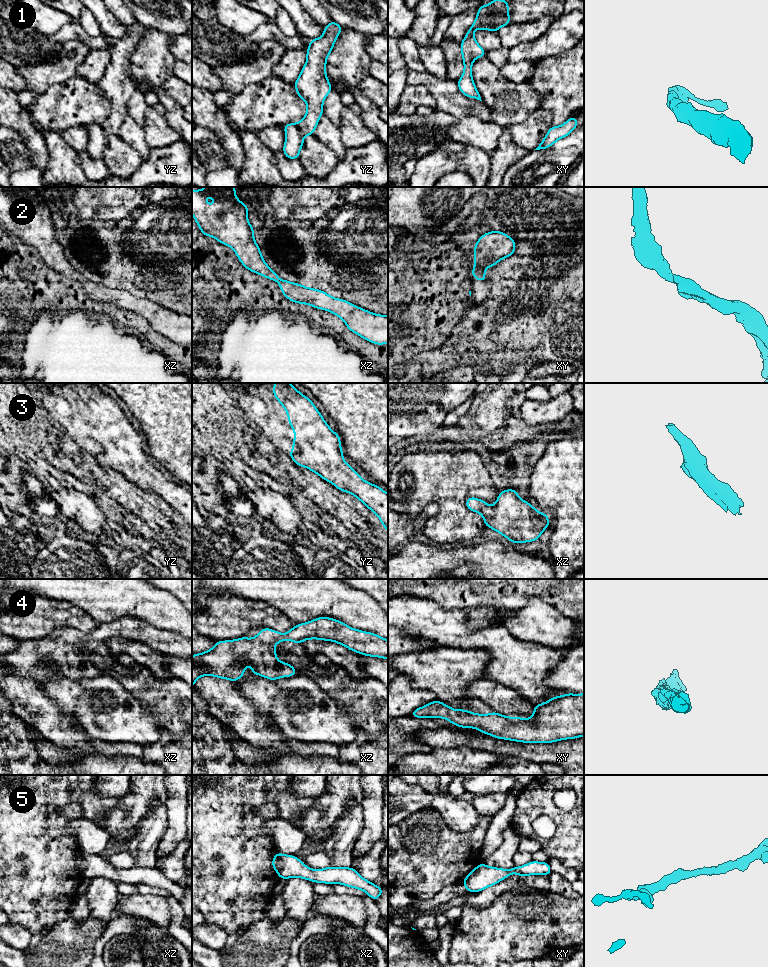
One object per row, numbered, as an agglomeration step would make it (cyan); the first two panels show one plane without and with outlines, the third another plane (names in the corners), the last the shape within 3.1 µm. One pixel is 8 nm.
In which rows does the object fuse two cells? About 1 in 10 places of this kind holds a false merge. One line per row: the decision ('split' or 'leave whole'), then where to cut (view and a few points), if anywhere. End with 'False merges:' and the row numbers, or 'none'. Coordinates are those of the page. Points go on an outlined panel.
1: leave whole | no cut
2: leave whole | no cut
3: leave whole | no cut
4: leave whole | no cut
5: leave whole | no cut
False merges: none

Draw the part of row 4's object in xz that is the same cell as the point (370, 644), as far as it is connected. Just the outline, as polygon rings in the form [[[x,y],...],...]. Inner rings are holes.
[[[321,616],[296,624],[285,634],[262,628],[251,639],[244,636],[236,640],[216,641],[212,649],[192,655],[192,688],[199,677],[208,675],[235,682],[245,674],[245,665],[253,667],[252,674],[269,680],[296,675],[295,667],[277,659],[274,646],[286,640],[300,644],[309,639],[333,641],[358,654],[388,659],[388,640],[385,638]]]

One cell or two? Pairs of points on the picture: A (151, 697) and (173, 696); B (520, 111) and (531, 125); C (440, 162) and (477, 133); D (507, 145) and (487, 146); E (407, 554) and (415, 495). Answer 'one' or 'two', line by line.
A: one
B: two
C: two
D: two
E: two

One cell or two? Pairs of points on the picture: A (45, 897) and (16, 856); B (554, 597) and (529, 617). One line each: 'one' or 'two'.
A: one
B: two

